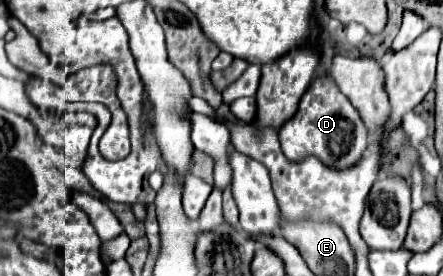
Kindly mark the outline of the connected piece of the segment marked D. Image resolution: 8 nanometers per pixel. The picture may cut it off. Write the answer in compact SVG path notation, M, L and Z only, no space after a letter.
M329 76L315 78L309 90L303 94L297 114L285 122L279 130L279 142L283 146L283 154L293 162L301 162L307 156L319 158L323 164L333 166L337 170L345 170L359 162L367 148L367 128L359 118L355 106L335 88L335 82Z

